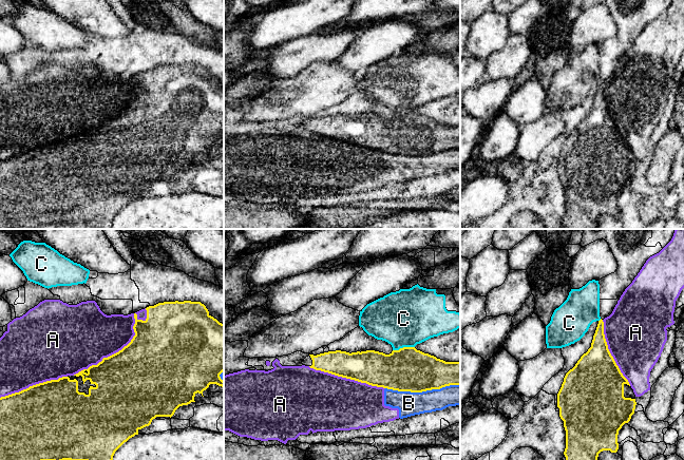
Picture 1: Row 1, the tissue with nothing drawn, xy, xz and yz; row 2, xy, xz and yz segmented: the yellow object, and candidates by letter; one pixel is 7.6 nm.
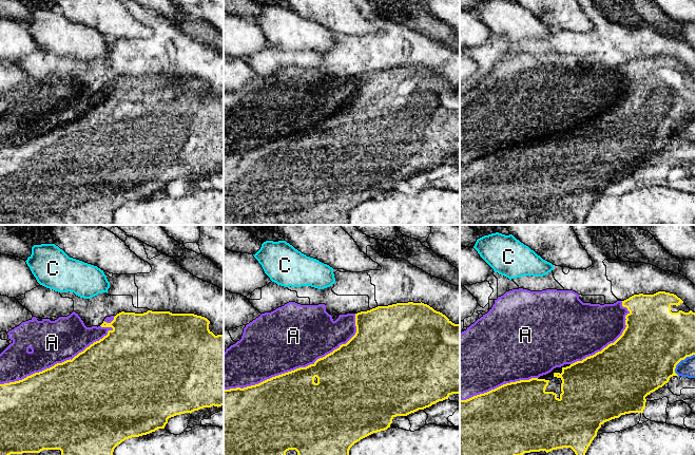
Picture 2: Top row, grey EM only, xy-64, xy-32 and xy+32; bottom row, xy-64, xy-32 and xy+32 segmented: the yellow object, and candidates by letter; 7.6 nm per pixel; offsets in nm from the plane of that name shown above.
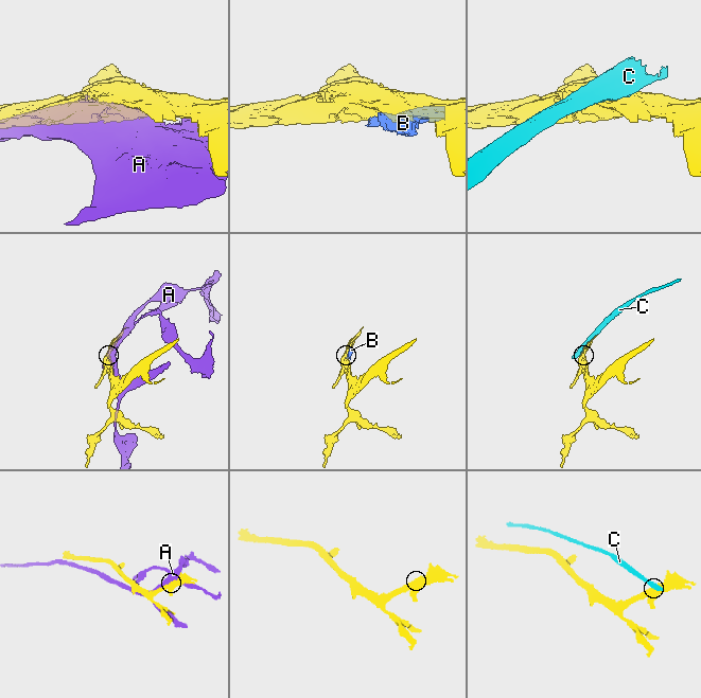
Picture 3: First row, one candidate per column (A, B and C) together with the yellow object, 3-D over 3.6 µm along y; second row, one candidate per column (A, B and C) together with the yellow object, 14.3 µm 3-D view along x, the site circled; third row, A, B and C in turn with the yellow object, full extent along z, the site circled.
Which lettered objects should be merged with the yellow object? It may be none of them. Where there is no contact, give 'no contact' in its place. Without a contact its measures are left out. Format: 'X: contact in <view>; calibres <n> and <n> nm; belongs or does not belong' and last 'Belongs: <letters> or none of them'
A: contact in xy; calibres 500 and 380 nm; does not belong
B: contact in xz; calibres 340 and 180 nm; does not belong
C: contact in xz; calibres 340 and 440 nm; does not belong
Belongs: none of them

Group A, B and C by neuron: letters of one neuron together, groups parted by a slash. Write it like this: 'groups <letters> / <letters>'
groups A B / C

